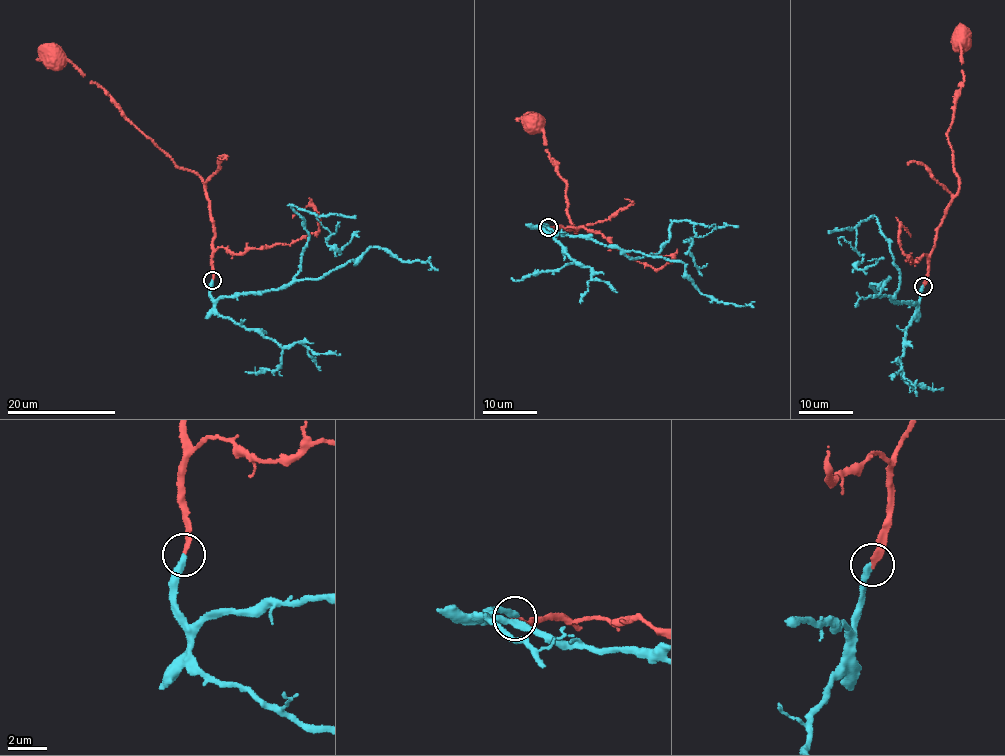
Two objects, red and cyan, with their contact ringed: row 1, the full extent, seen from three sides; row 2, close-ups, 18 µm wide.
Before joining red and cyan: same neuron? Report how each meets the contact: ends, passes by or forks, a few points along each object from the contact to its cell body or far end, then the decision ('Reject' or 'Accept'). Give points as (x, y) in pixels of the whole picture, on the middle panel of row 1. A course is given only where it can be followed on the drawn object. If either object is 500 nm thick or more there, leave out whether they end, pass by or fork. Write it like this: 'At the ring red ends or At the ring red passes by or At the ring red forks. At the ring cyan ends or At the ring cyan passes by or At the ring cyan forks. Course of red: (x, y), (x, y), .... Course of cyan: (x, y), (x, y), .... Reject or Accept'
At the ring red ends. At the ring cyan ends. Course of red: (547, 227), (577, 229), (567, 208), (565, 181), (551, 161), (541, 123), (534, 121). Course of cyan: (547, 226), (638, 258), (659, 253), (673, 221), (693, 222), (683, 240), (696, 266), (707, 263). Accept

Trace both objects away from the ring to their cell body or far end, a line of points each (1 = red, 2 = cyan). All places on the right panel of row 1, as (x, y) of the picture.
1: (924, 286), (936, 229), (959, 186), (947, 134), (964, 82), (958, 37), (961, 35)
2: (923, 286), (915, 305), (892, 302), (900, 269), (873, 216), (856, 226), (858, 268), (876, 260), (867, 261)

